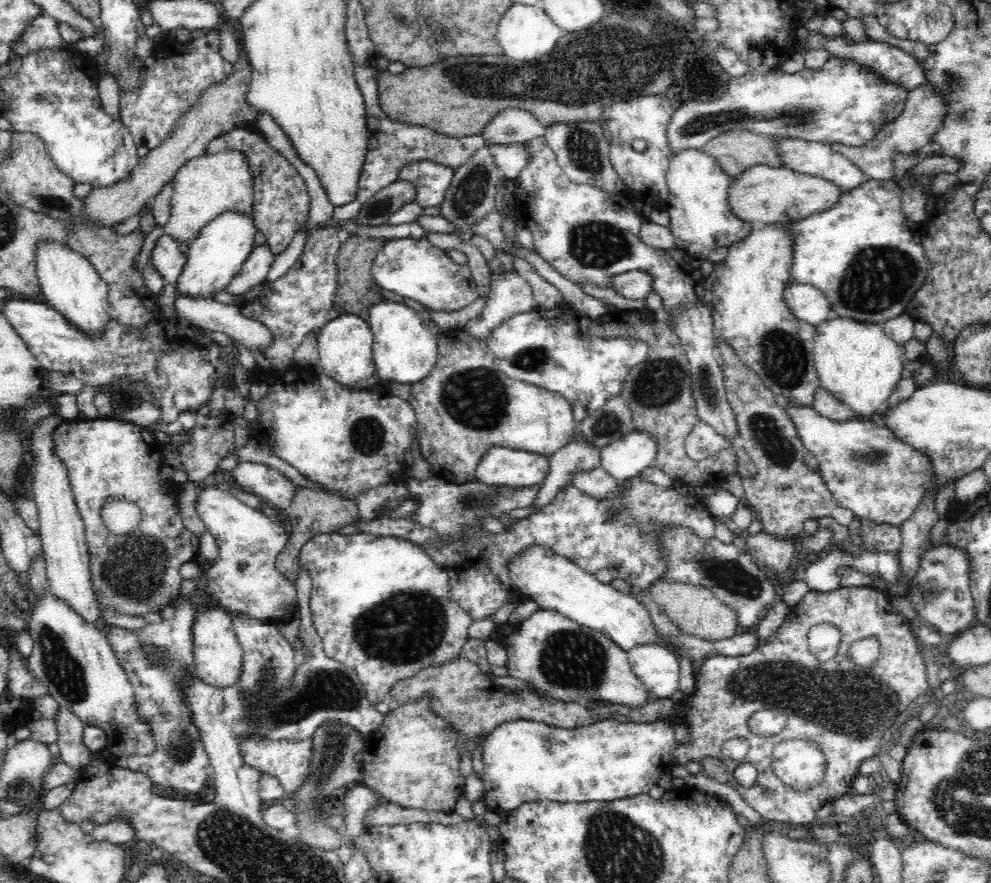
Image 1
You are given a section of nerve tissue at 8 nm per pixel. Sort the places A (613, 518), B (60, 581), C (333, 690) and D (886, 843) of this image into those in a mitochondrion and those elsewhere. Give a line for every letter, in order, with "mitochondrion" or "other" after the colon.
A: mitochondrion
B: other
C: mitochondrion
D: other

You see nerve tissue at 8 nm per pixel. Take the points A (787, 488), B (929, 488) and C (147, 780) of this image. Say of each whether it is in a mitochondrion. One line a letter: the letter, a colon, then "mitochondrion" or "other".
A: mitochondrion
B: other
C: other

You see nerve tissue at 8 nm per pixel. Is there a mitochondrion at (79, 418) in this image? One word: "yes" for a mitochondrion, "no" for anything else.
no

